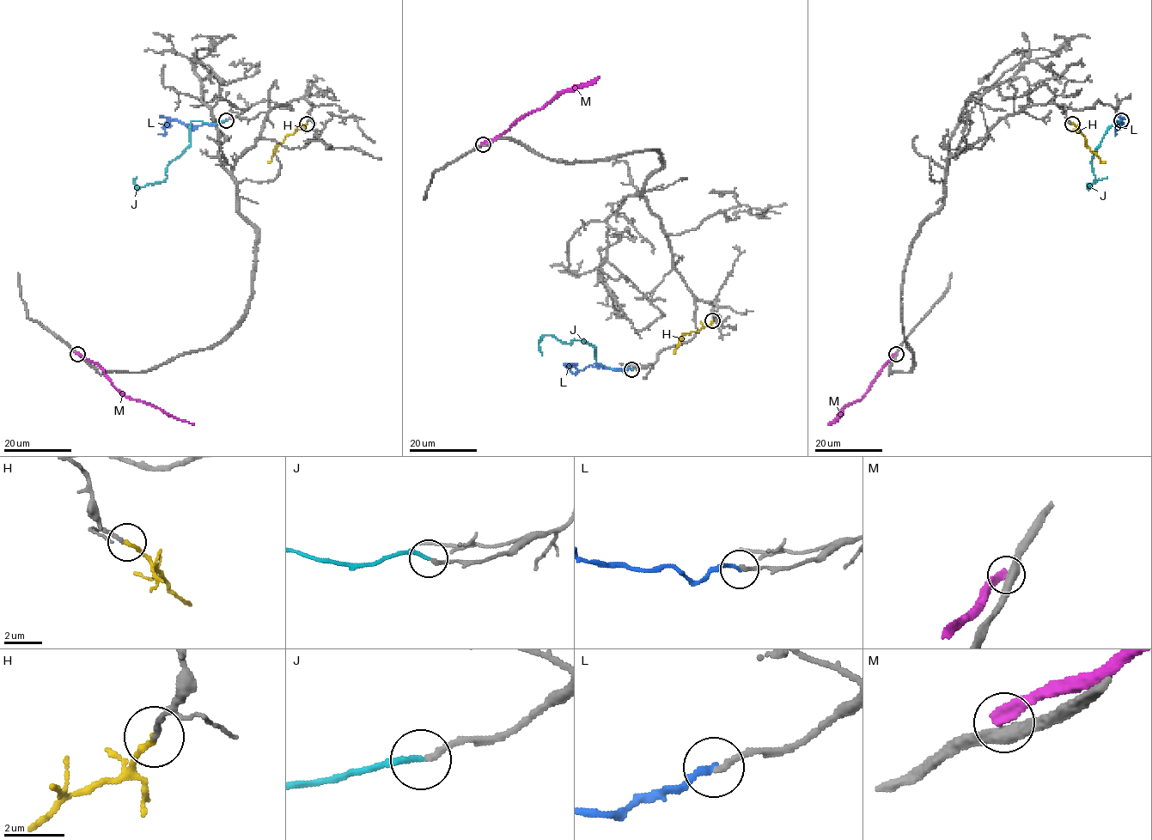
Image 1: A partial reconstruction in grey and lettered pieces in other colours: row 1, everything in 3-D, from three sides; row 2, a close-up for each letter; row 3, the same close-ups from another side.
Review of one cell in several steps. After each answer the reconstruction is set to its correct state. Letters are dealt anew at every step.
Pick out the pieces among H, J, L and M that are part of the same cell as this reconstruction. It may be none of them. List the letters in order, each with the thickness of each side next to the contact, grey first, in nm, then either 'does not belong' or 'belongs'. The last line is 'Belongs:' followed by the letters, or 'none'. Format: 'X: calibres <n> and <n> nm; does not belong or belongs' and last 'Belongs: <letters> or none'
H: calibres 180 and 180 nm; belongs
J: calibres 190 and 190 nm; belongs
L: calibres 200 and 200 nm; does not belong
M: calibres 440 and 400 nm; does not belong
Belongs: H, J

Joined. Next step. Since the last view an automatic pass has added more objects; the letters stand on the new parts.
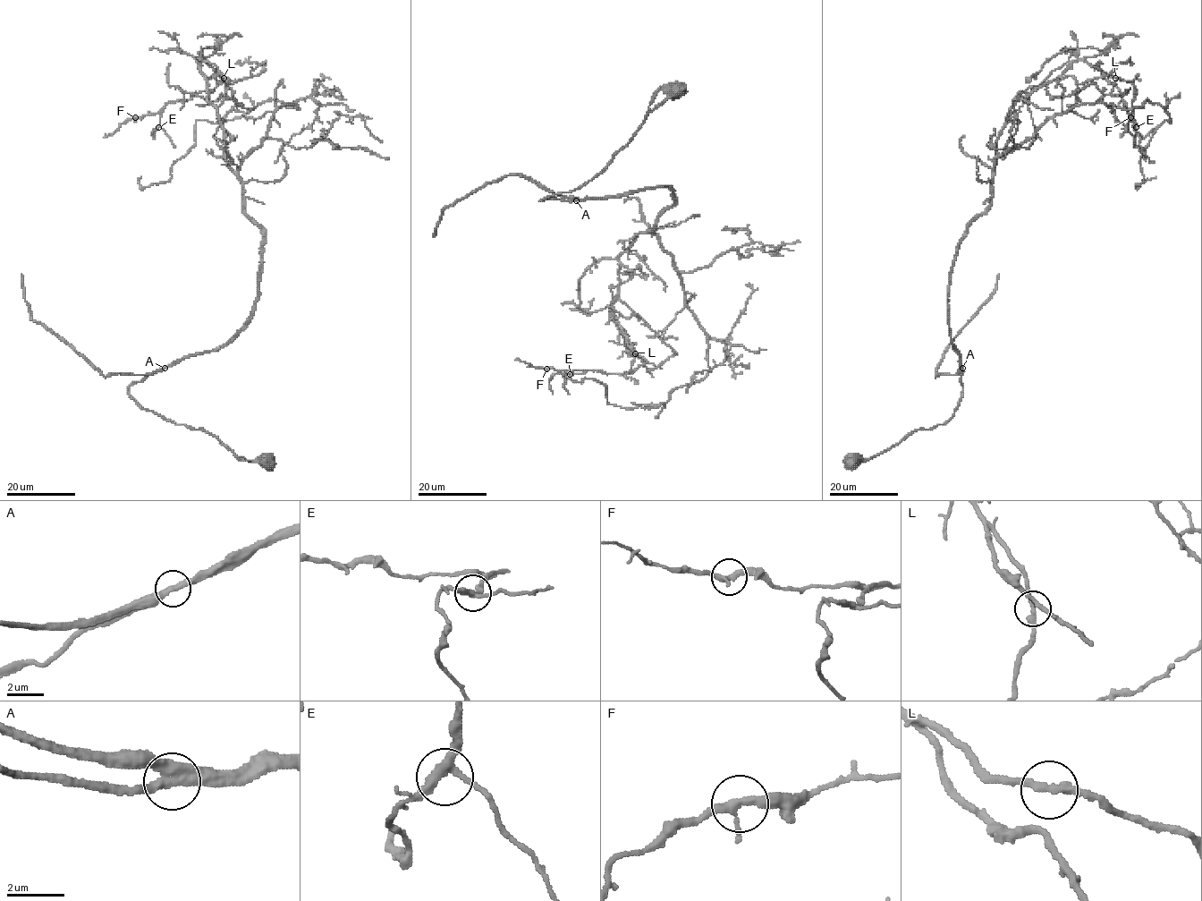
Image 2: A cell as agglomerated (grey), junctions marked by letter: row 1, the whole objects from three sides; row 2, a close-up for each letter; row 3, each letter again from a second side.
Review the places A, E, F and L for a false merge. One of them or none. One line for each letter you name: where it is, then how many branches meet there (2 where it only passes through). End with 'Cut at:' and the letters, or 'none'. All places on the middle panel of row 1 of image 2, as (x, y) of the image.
Cut at: none

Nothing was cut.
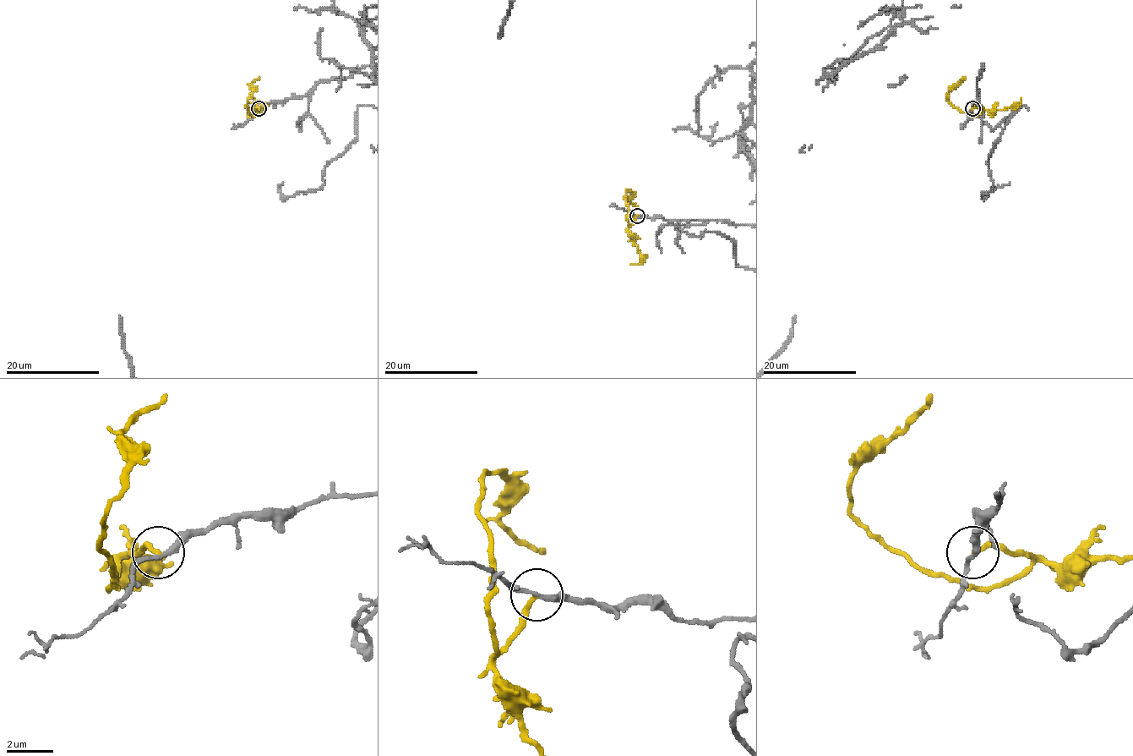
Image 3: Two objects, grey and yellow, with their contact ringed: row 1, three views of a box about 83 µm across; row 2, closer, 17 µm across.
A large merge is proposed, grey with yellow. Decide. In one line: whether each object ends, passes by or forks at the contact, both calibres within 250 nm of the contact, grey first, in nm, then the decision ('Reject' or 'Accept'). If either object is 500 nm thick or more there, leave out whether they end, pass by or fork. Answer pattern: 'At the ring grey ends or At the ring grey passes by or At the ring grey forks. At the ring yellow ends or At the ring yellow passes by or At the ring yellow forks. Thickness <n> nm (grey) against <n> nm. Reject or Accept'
At the ring grey passes by. At the ring yellow ends. Thickness 200 nm (grey) against 220 nm. Reject

